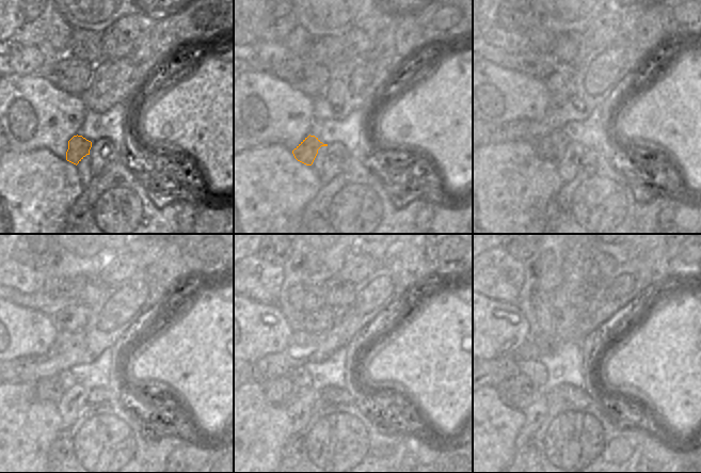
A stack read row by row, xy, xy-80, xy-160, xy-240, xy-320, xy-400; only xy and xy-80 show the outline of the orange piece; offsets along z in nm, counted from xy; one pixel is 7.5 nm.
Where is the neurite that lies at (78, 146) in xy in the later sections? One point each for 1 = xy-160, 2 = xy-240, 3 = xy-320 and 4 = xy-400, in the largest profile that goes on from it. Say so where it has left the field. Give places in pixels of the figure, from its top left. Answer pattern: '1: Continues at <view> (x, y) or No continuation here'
1: Continues at xy-160 (550, 147)
2: Continues at xy-240 (49, 390)
3: Continues at xy-320 (281, 391)
4: Continues at xy-400 (519, 392)

